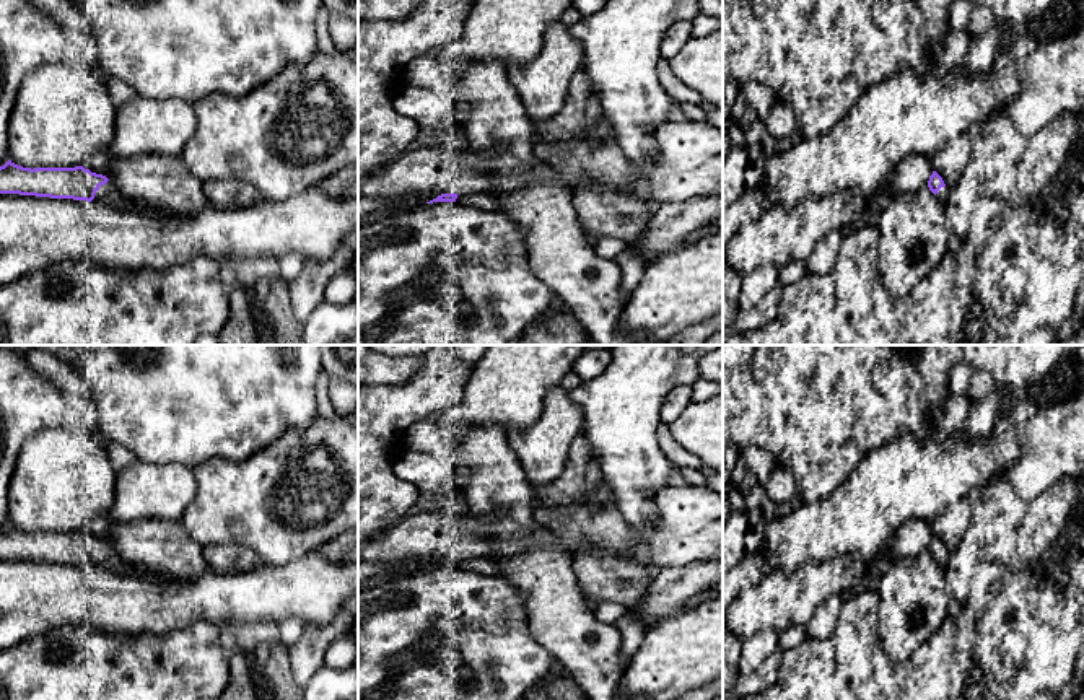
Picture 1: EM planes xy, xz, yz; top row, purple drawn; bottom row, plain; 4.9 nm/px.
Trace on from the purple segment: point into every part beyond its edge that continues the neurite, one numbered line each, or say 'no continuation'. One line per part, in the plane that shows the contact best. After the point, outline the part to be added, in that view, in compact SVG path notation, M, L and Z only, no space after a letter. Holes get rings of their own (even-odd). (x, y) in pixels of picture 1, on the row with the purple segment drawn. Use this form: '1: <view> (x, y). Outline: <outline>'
1: xy (108, 192). Outline: M111 181L99 186L93 200L106 202L116 208L129 208L130 207L130 200L127 197L124 197Z

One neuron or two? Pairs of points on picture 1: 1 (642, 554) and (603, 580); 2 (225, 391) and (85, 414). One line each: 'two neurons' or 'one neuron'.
1: two neurons
2: two neurons

